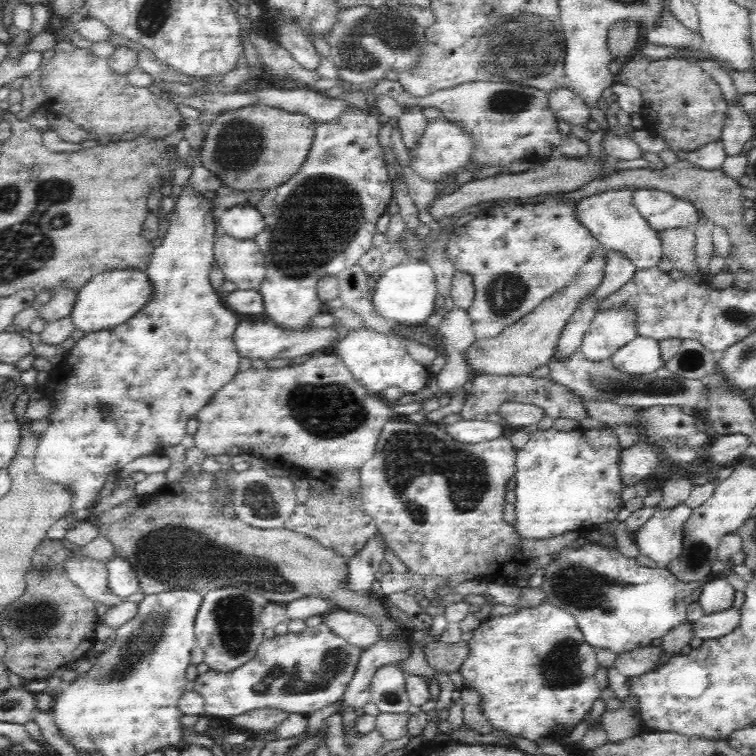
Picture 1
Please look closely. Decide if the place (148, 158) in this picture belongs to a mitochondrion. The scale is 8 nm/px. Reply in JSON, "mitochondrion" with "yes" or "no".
{"mitochondrion":"no"}

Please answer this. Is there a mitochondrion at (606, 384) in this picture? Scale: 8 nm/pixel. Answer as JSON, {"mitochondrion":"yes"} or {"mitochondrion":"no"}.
{"mitochondrion":"yes"}

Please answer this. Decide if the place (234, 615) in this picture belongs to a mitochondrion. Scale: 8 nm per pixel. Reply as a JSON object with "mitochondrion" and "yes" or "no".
{"mitochondrion":"yes"}

